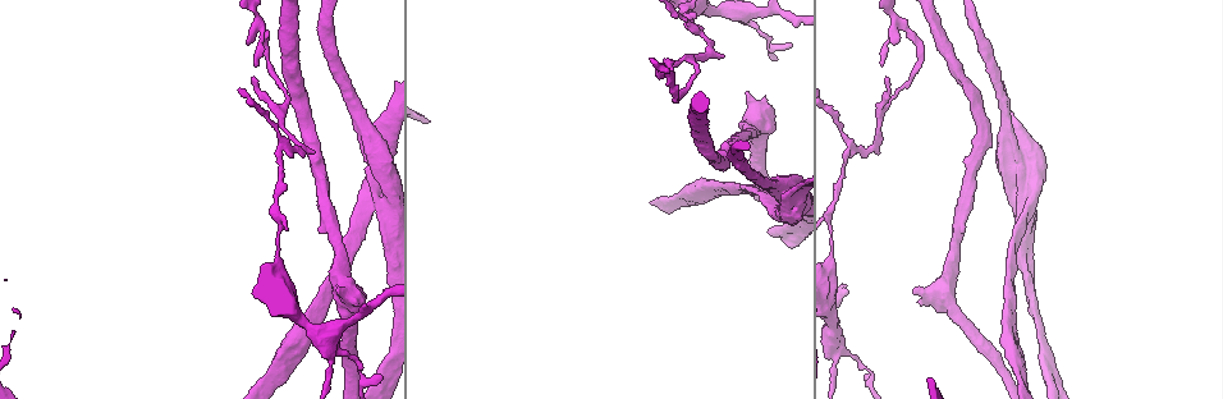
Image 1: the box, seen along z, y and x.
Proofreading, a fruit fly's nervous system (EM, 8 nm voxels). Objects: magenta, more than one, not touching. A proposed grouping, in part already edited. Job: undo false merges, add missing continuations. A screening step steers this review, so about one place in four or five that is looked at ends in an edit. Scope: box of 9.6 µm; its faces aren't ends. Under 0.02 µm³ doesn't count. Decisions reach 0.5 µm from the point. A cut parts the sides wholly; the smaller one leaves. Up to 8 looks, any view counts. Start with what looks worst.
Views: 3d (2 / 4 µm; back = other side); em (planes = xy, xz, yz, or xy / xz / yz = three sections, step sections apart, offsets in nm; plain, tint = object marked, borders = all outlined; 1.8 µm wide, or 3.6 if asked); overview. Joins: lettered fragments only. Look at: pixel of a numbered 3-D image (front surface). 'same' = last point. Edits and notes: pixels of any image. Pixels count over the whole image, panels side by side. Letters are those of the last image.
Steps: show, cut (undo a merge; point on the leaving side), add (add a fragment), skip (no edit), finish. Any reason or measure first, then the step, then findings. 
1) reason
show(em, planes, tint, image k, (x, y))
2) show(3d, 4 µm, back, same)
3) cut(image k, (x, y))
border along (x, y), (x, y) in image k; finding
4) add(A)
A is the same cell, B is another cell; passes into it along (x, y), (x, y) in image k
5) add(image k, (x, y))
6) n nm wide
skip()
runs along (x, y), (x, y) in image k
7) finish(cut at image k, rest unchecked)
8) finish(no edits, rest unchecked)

arms part here
show(3d, 4 µm, image 1, (262, 26))

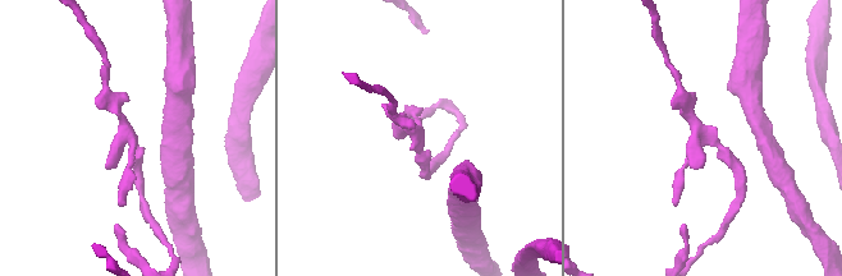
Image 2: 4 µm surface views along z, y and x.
now the EM
show(em, 3.6 µm, xz, step 4, borders, image 2, (131, 139))

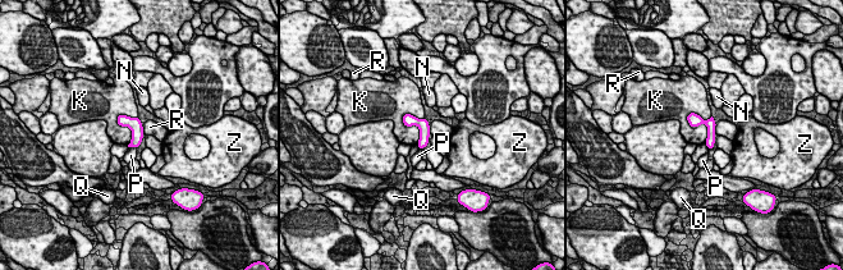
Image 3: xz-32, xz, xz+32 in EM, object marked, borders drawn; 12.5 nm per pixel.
130 nm wide
skip()
K, N, P, Q, R and Z are other cells; border along (690, 111), (704, 120), (705, 142) in image 3; continuous, no second neuron

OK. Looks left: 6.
branch point
show(em, xz, step 16, tint, image 1, (783, 191))

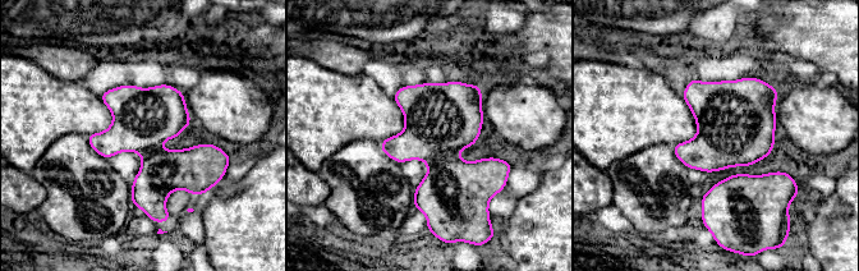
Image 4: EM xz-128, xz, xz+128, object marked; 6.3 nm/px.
show(em, xy, step 8, tint, same)

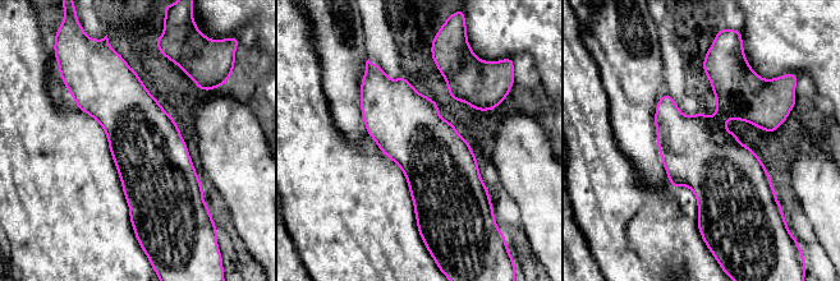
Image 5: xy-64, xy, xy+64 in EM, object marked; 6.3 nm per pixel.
see the neighbours
show(em, xy, step 8, borders, same)

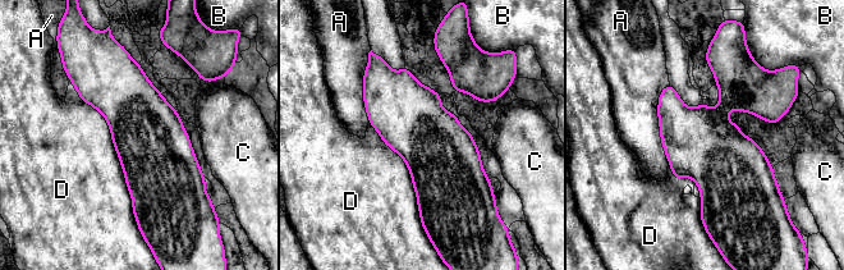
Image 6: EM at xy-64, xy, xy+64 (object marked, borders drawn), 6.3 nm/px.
440 nm wide
skip()
A, B, C and D are other cells; border along (68, 77), (108, 124), (136, 222) in image 6; continuous, no second neuron

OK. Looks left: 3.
an open end
show(3d, 2 µm, image 1, (386, 261))

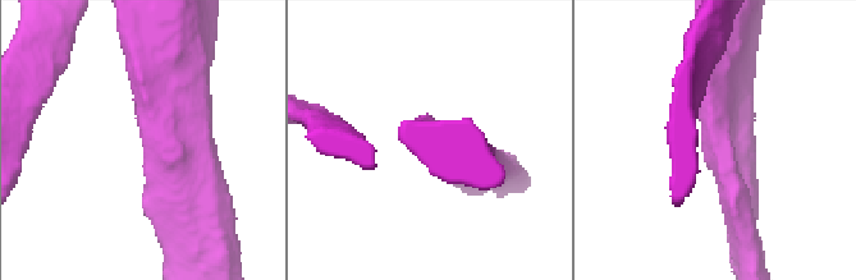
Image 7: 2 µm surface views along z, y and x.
show(em, planes, borders, image 7, (144, 136))

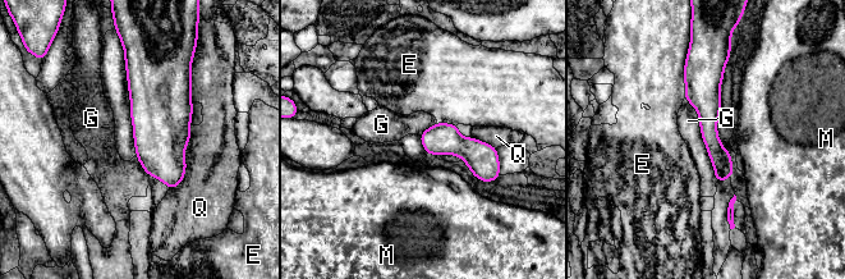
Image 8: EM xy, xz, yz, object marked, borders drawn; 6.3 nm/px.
G touches over 550 nm
skip()
E, G, M and Q are other cells; runs along (703, 62), (720, 178) in image 8; none of them fits

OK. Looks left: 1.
finish(no edits, rest unchecked)

